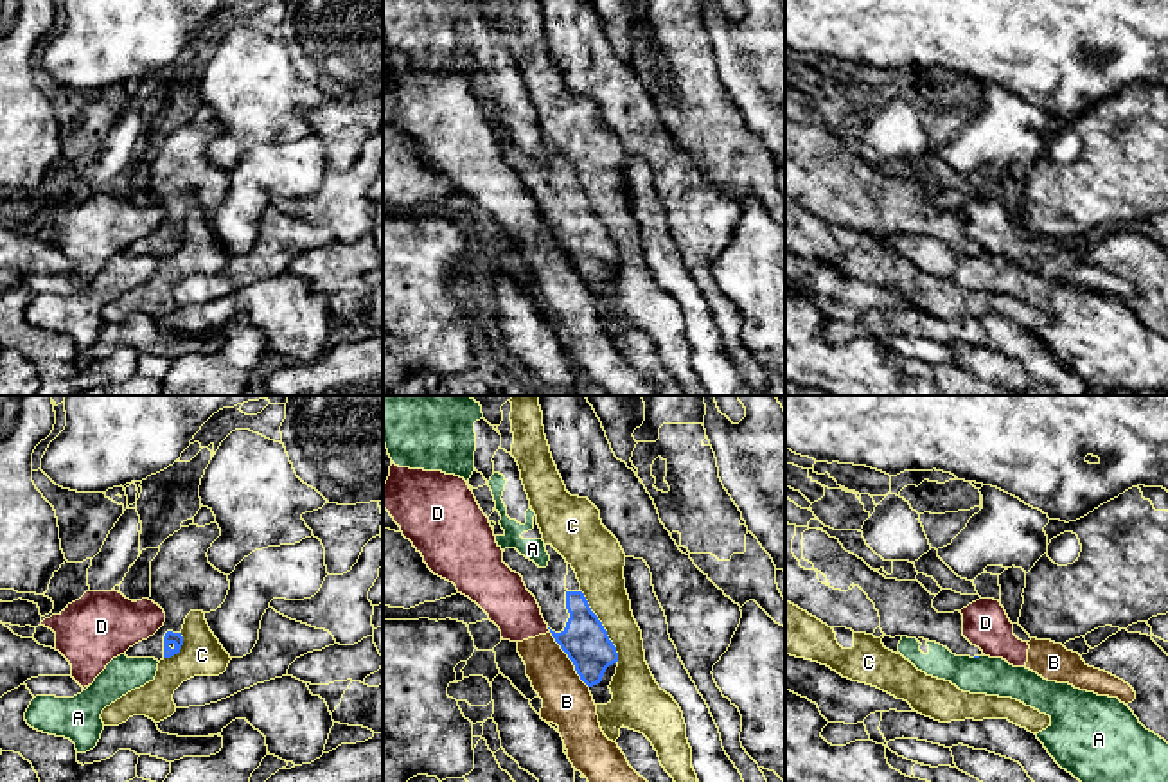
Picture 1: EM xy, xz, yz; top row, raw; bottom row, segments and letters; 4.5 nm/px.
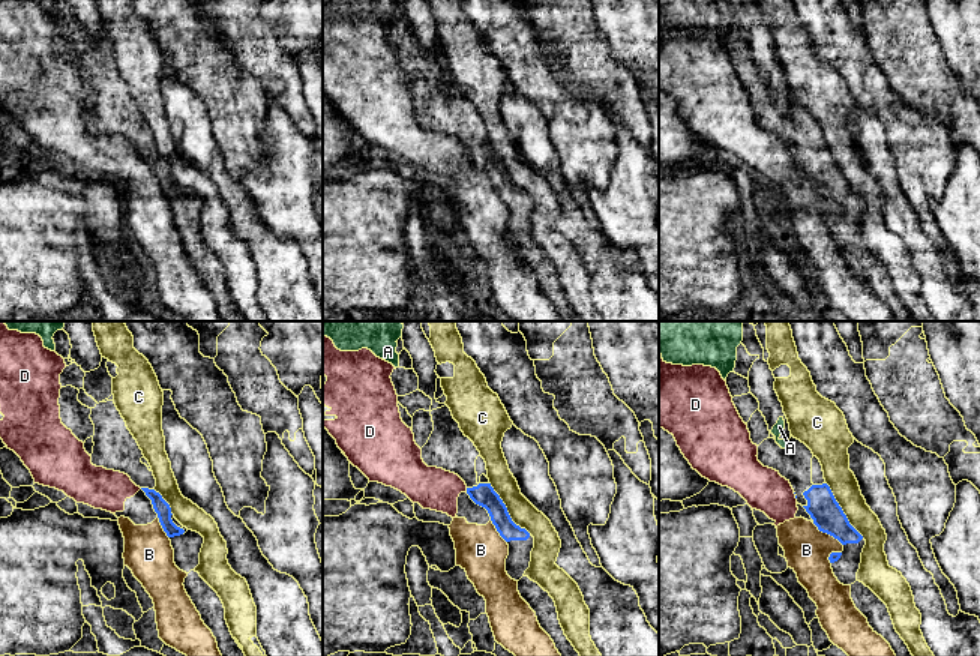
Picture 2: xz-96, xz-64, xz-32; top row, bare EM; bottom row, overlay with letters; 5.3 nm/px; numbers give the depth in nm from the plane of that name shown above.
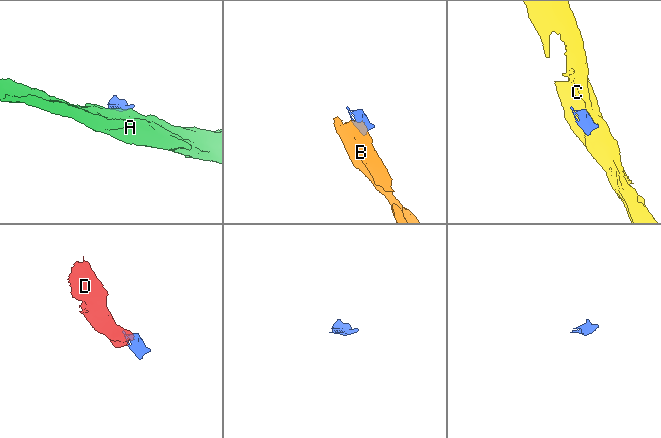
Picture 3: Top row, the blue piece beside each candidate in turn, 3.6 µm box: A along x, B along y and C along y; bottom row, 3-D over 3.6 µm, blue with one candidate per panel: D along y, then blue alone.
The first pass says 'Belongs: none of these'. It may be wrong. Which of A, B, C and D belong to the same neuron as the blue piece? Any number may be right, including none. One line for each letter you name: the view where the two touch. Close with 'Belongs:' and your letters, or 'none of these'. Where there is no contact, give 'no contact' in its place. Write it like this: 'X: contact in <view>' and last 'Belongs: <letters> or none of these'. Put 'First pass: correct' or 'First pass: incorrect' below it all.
Belongs: none of these
First pass: correct

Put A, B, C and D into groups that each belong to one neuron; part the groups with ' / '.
A / B D / C

